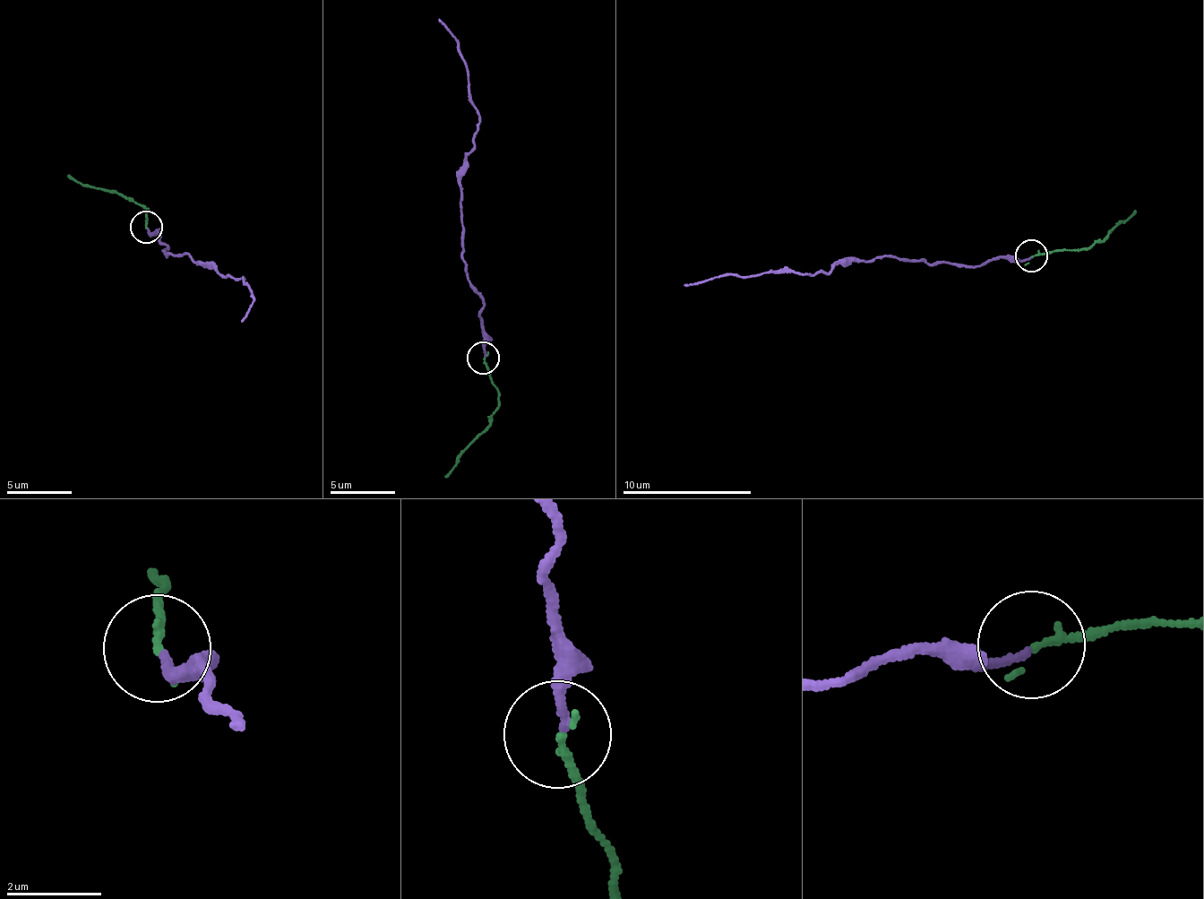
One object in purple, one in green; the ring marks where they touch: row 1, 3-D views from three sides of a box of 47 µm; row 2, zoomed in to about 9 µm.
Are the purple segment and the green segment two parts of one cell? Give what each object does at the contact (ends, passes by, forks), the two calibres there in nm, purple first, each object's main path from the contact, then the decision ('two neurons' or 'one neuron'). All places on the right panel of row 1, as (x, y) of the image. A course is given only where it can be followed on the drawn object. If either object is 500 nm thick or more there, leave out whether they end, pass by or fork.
purple ends; green ends; calibres 170 and 160 nm; course purple (1031, 255), (974, 267), (889, 255), (845, 261), (830, 272), (799, 274), (780, 271), (718, 277), (684, 286); course green (1030, 255), (1091, 247), (1106, 240), (1134, 210); two neurons

